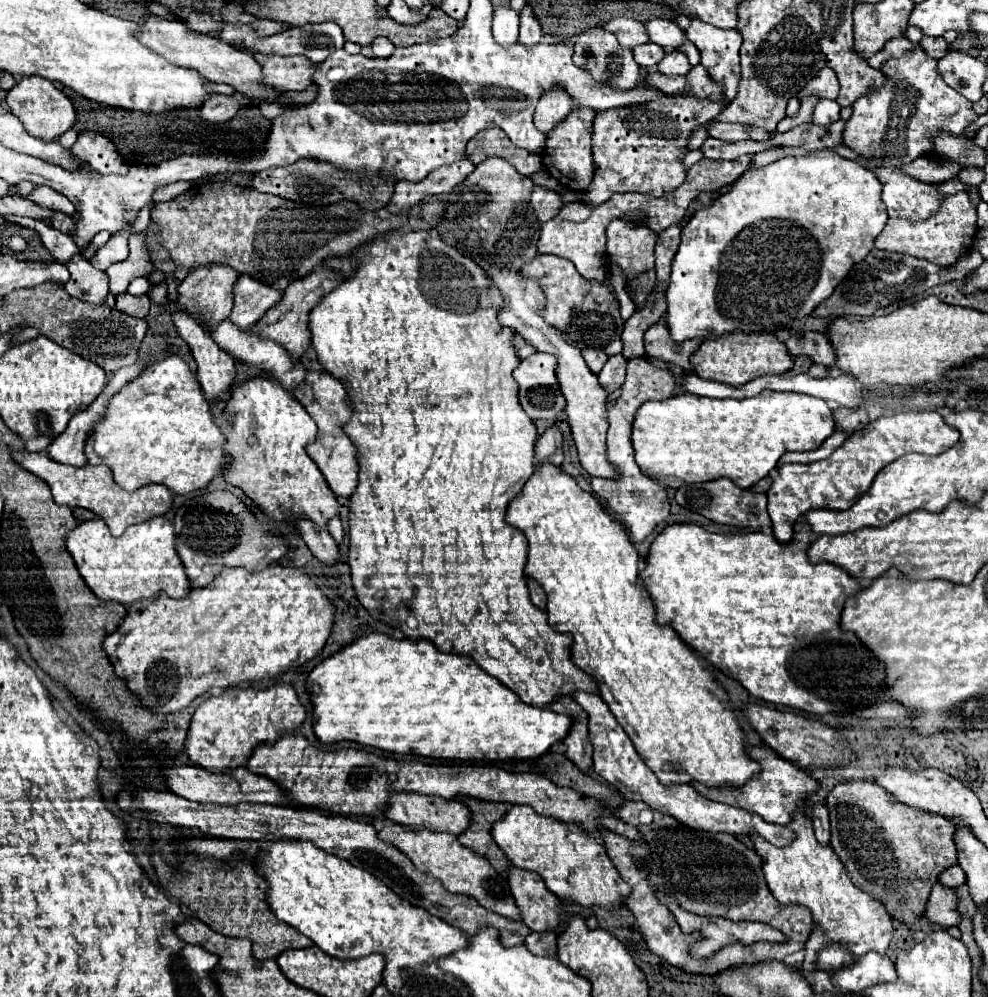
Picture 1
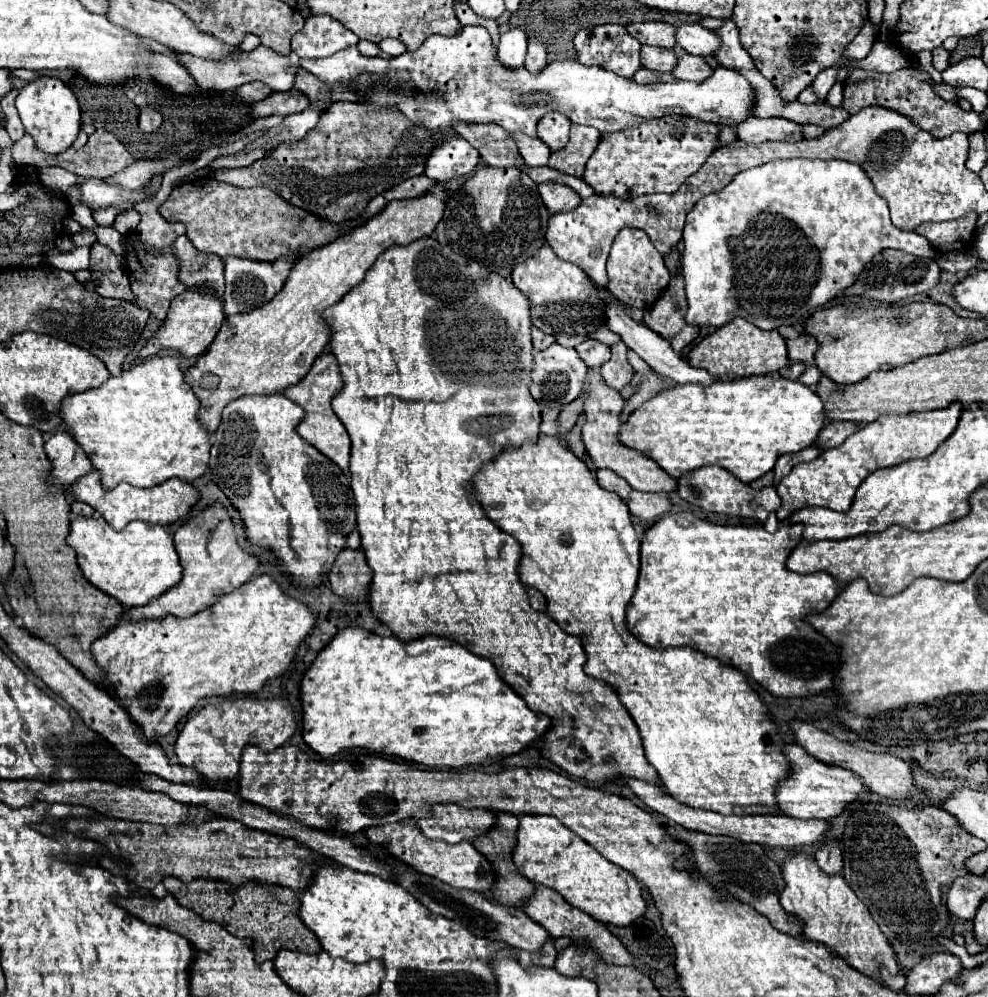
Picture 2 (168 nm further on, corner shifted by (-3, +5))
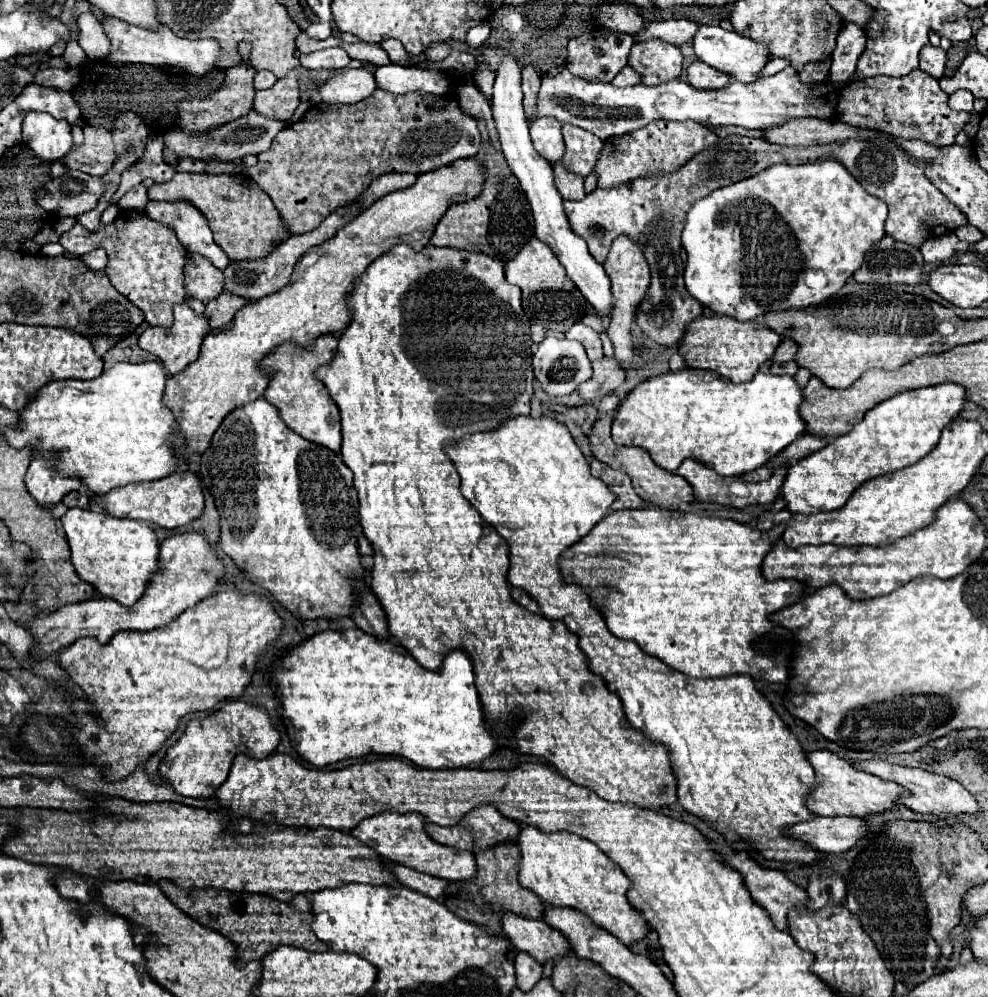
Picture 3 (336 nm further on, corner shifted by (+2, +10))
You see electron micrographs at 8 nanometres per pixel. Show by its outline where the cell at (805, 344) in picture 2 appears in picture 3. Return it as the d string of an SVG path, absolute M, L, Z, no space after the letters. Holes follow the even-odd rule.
M784 338L784 340L780 342L780 346L776 348L776 352L774 352L774 356L772 356L772 362L778 362L778 364L790 362L790 360L794 360L796 352L798 352L798 346L794 344L794 340Z

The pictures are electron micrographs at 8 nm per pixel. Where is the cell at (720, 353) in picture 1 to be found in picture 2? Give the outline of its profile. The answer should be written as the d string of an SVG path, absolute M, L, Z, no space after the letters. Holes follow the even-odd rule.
M735 319L713 331L711 335L703 337L689 351L689 363L693 367L703 367L713 377L719 375L721 379L739 379L739 377L775 373L787 367L791 361L787 357L785 339L779 335L779 331L763 331L743 319Z

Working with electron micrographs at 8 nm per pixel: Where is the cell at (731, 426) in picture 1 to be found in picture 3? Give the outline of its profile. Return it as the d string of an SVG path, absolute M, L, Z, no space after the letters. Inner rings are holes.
M710 370L666 372L640 382L622 400L612 422L612 440L622 446L644 448L652 460L668 472L674 472L682 460L692 458L710 466L720 476L740 476L768 464L770 458L782 452L804 432L804 422L798 412L800 404L802 388L792 376L756 372L750 382L732 384Z

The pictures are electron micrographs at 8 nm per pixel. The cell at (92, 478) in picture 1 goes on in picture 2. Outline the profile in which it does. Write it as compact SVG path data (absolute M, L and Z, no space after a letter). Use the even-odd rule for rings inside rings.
M91 469L87 475L77 479L75 483L71 483L69 495L71 495L71 499L83 501L83 503L91 505L95 511L99 511L105 517L105 521L117 531L135 519L149 521L149 523L161 523L161 525L173 523L173 521L181 519L199 499L197 489L193 489L193 485L179 481L179 479L169 479L165 483L149 487L149 489L139 489L129 483L119 483L113 489L103 489L97 469Z

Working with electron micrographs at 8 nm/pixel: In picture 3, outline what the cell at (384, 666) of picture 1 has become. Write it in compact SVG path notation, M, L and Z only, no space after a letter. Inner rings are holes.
M348 628L348 630L326 630L320 634L314 634L306 640L302 640L292 652L289 652L280 658L280 661L266 669L266 676L270 682L278 688L280 692L280 702L282 702L282 718L292 742L292 748L312 766L328 766L346 758L360 758L366 754L382 754L382 756L400 756L406 758L410 762L414 762L420 768L432 768L432 770L440 770L440 768L462 768L468 766L472 762L482 762L484 758L488 758L494 750L496 750L496 742L498 738L490 732L484 716L482 716L482 704L478 700L478 692L474 686L474 670L472 670L472 662L470 658L462 652L462 650L454 650L444 658L442 670L440 672L432 672L432 670L424 670L404 646L392 644L390 640L382 642L382 640L374 640L374 636L362 632L360 628Z

